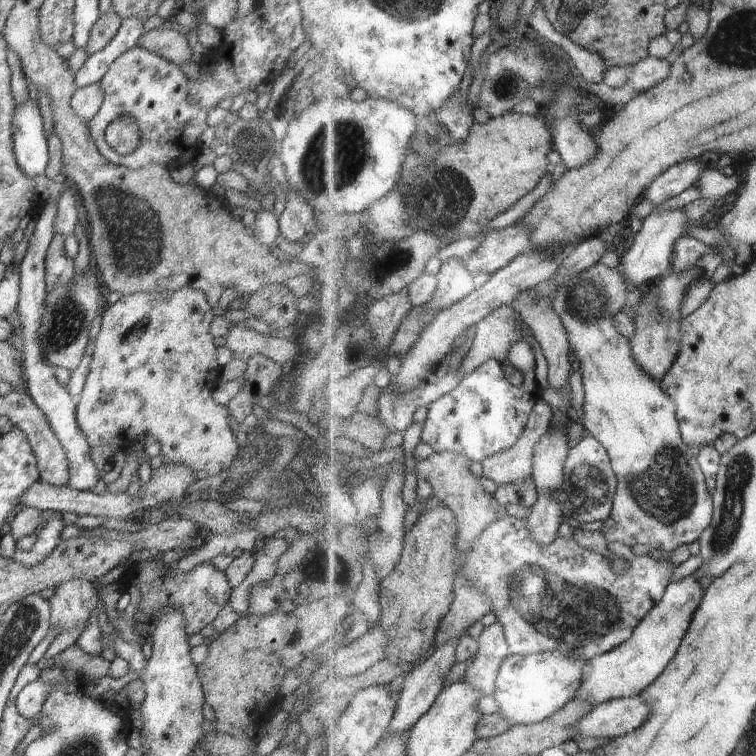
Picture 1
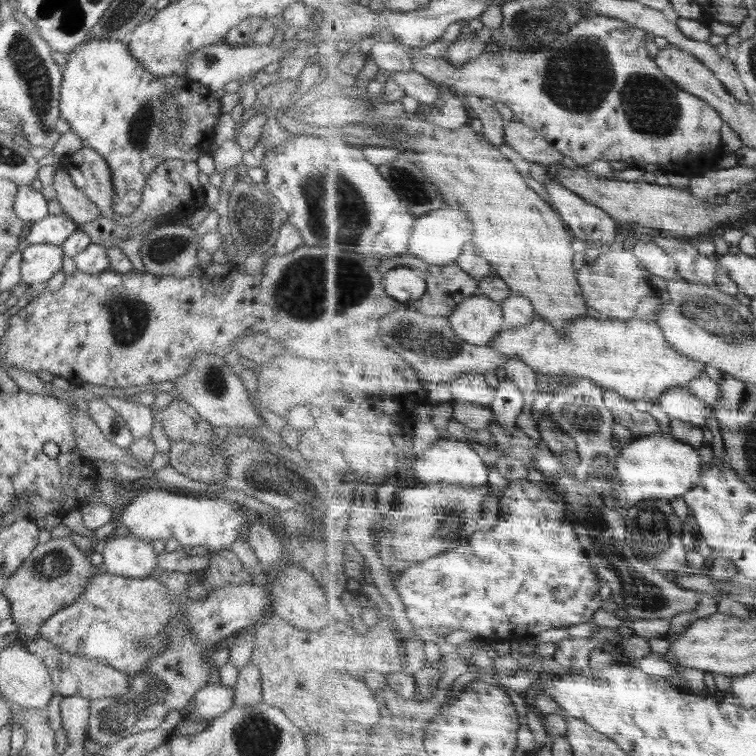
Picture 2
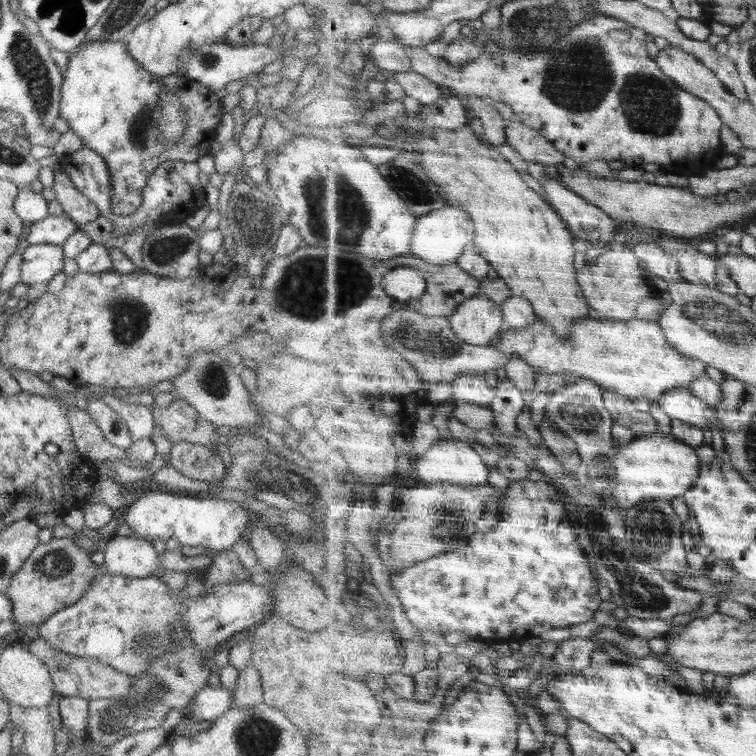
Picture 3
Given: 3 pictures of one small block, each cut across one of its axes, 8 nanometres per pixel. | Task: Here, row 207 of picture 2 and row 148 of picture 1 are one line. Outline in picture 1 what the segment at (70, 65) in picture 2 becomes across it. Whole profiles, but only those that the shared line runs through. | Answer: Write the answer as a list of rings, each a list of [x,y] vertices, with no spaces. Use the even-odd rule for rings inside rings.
[[[127,112],[112,120],[105,130],[105,139],[118,154],[132,154],[140,146],[140,128],[132,113]]]

